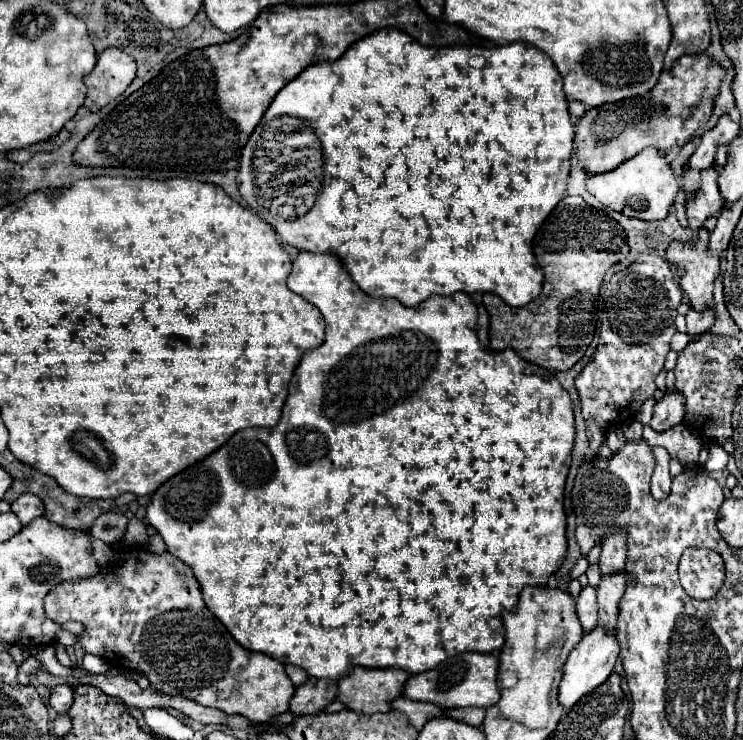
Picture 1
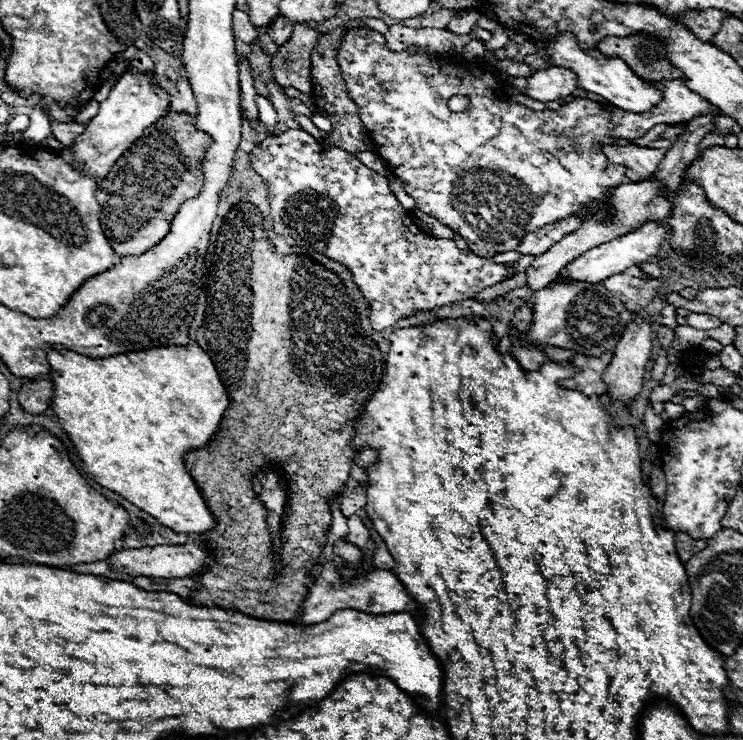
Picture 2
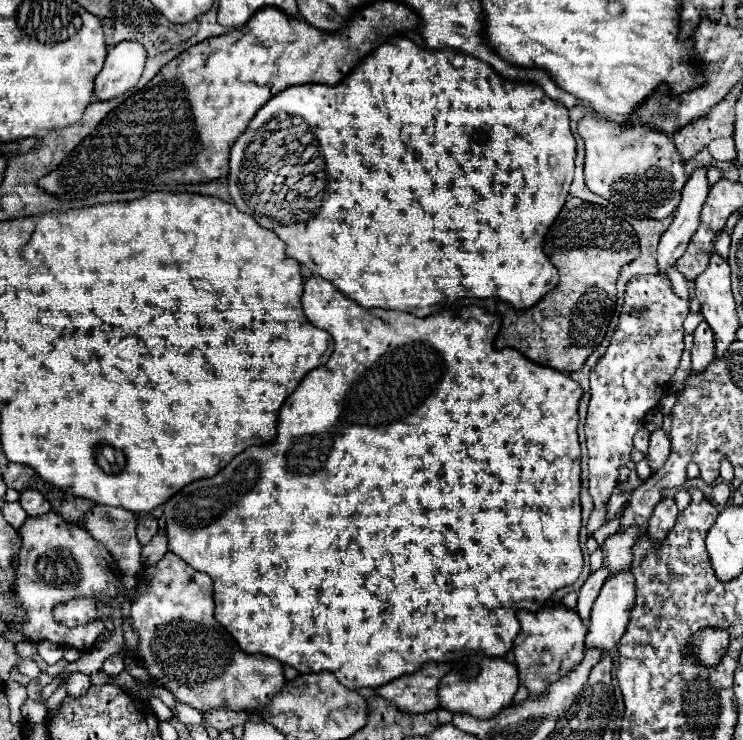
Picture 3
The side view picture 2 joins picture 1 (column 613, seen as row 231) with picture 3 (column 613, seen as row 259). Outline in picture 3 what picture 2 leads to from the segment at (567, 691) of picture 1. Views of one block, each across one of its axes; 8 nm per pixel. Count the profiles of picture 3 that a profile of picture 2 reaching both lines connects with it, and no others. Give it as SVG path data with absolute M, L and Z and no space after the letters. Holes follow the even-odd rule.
M620 572L620 576L610 576L600 590L600 596L596 598L596 604L592 606L590 614L590 624L588 624L588 634L586 634L586 650L600 650L600 654L614 652L618 648L620 638L626 632L628 620L630 620L630 610L634 606L634 584L632 584L632 572Z

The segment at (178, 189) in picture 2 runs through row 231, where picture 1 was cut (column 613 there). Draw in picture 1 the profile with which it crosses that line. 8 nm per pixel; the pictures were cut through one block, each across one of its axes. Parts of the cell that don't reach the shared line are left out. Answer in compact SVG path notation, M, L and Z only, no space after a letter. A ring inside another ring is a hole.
M706 54L680 56L672 70L662 72L656 86L644 96L588 110L576 122L572 158L582 166L586 176L596 176L614 170L648 146L656 146L660 154L666 154L674 146L684 146L708 122L722 76L722 68Z

